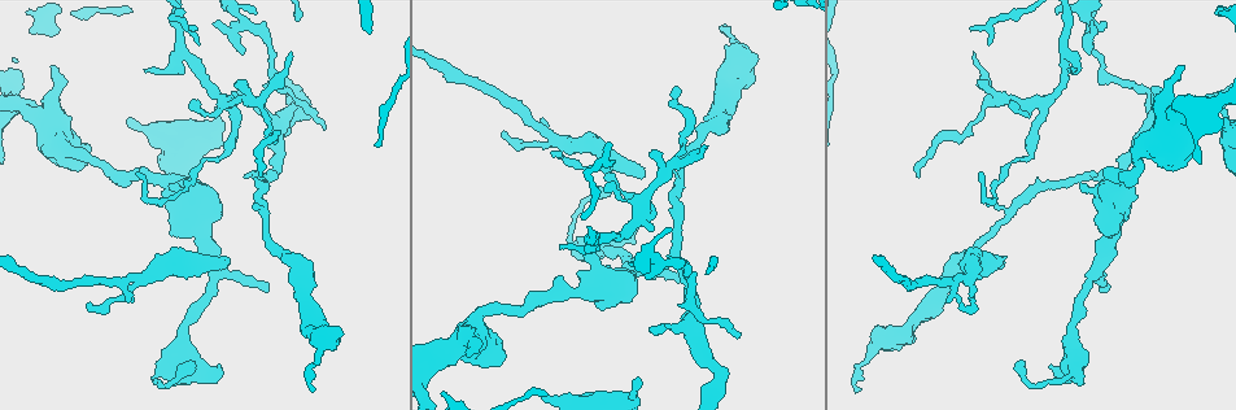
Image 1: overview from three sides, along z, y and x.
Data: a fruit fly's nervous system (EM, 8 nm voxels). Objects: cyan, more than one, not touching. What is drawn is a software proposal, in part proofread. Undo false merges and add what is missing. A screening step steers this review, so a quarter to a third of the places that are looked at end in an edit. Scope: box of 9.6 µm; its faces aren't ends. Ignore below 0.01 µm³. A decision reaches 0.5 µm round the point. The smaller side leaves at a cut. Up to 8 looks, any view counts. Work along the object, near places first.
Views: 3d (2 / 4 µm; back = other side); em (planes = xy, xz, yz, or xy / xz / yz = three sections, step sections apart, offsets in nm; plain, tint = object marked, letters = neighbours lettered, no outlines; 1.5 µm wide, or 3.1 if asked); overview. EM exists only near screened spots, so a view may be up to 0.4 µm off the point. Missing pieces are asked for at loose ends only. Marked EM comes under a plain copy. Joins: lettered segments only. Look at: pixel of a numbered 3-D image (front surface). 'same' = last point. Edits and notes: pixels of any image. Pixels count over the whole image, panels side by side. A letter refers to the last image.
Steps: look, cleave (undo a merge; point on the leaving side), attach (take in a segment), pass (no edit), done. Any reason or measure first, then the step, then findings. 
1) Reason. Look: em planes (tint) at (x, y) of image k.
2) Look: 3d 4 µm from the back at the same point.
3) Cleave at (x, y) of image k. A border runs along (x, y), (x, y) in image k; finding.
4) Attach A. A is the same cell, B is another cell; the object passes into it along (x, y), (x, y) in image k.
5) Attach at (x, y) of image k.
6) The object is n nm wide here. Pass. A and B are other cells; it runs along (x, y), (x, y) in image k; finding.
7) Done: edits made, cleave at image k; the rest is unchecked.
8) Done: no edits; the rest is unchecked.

Thin end. Look: 3d 2 µm at (1014, 103) of image 1.

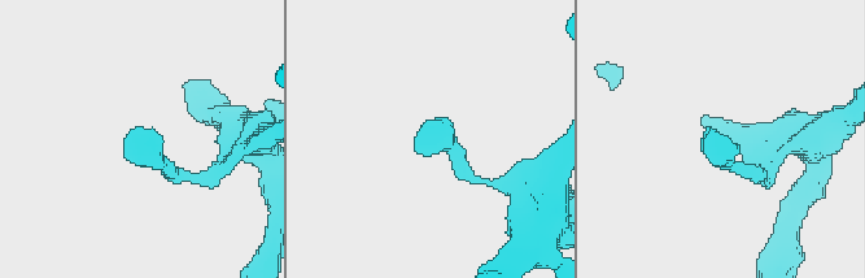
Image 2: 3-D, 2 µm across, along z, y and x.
Look: em planes (letters) at (719, 132) of image 2.

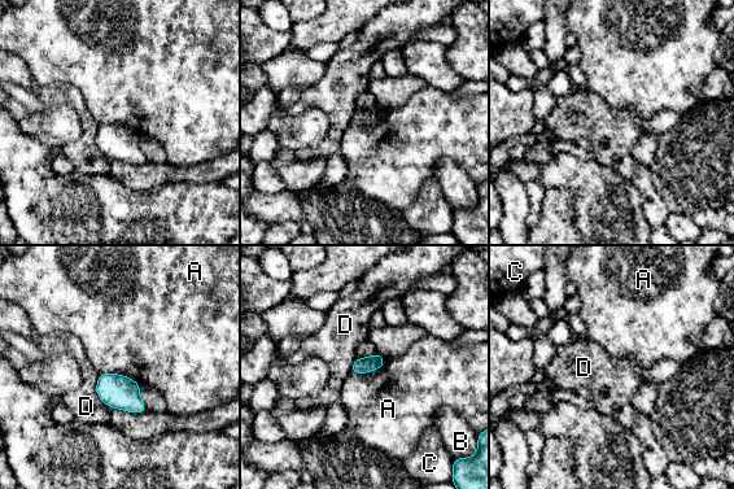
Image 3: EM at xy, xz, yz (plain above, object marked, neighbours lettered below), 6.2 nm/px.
The object is 100 nm wide here. Pass. A, B, C and D are other cells; a border runs along (99, 374), (123, 374), (140, 384) in image 3; none of them fits.

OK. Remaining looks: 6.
An open end. Look: 3d 2 µm at (324, 130) of image 1.

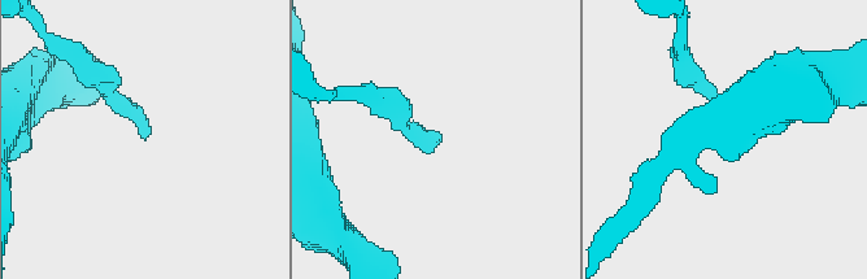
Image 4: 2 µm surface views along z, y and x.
Look: em planes (tint) at (435, 135) of image 4.

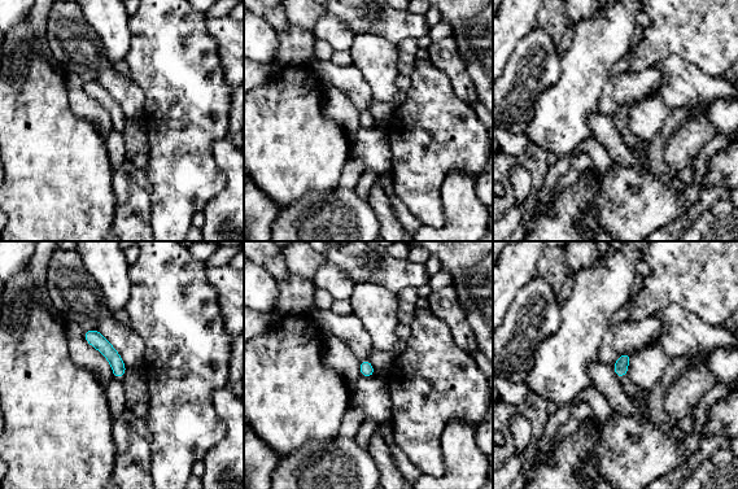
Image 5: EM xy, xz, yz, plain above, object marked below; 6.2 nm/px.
See the neighbours. Look: em planes (letters) at the same point.

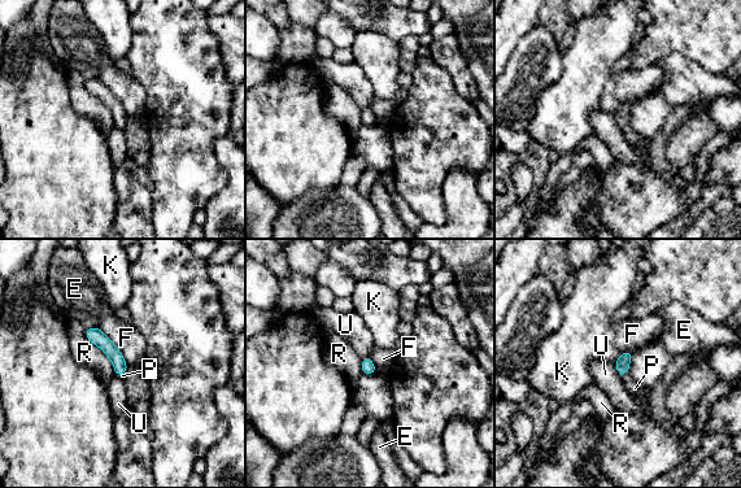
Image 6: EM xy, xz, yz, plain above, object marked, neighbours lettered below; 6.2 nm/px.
Attach P. P is the same cell, E, F, K, R and U are other cells; the object passes into it along (622, 366), (623, 374), (635, 388) in image 6; it goes on there.

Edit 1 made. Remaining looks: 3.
An open end. Look: em xz step 4 (letters) at (192, 364) of image 1.

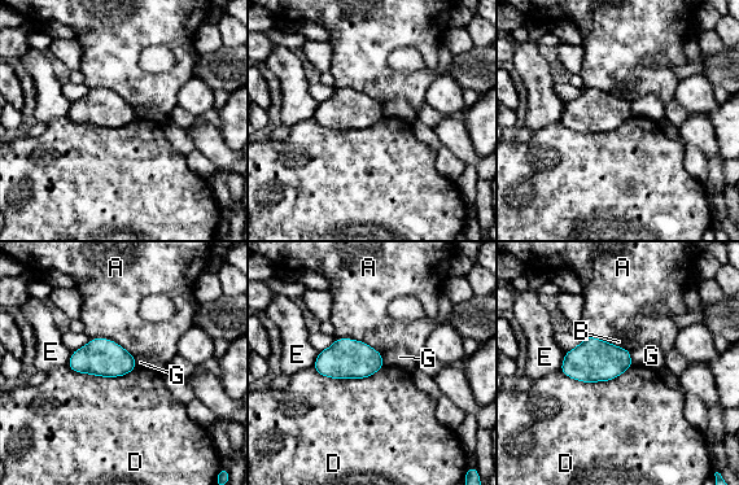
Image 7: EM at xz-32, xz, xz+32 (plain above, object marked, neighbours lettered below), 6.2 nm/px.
The object is 240 nm wide here. Pass. A, B, D, E and G are other cells; a border runs along (633, 365), (597, 381), (560, 371) in image 7; none of them fits.

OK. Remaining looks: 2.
Done: edits made, attach at image 6; the rest is unchecked.

